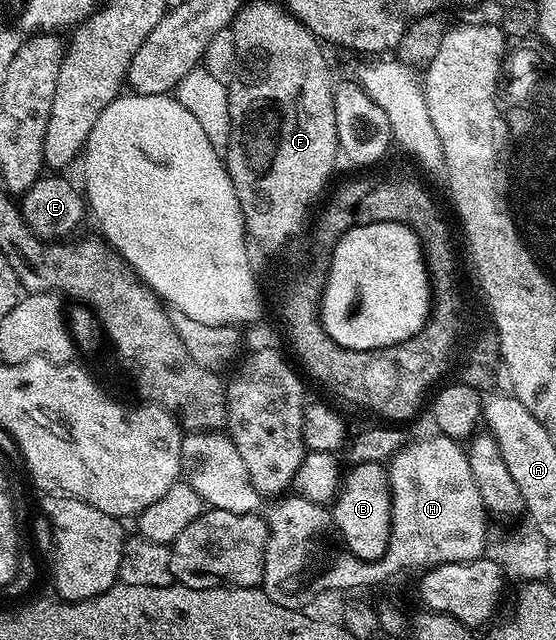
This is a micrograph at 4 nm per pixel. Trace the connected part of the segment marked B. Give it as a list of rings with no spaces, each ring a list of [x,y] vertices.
[[[355,463],[345,472],[344,478],[342,480],[342,486],[332,504],[332,523],[333,526],[338,526],[338,531],[342,534],[342,539],[346,542],[345,550],[351,555],[360,557],[364,561],[376,561],[381,555],[386,552],[388,545],[390,544],[390,529],[394,522],[394,506],[390,500],[390,476],[388,474],[387,468],[383,466],[382,463]]]

